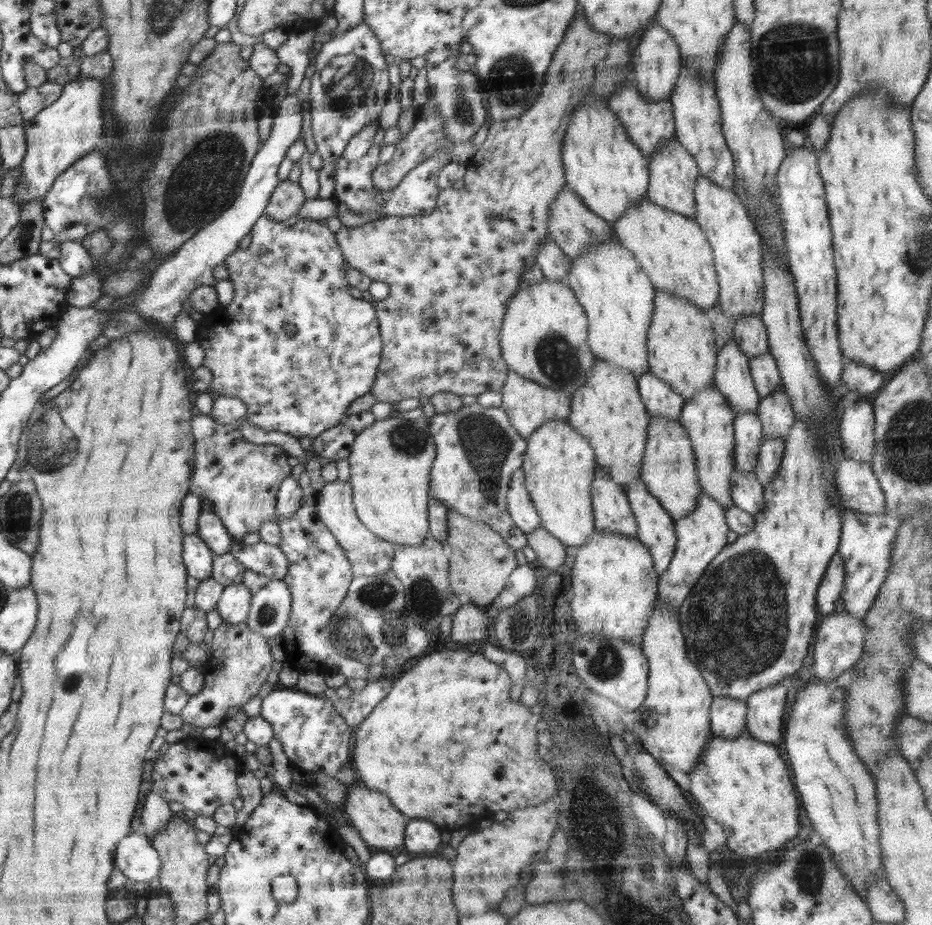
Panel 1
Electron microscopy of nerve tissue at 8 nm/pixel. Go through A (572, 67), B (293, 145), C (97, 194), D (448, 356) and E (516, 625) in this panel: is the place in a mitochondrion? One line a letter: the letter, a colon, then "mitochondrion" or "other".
A: other
B: other
C: mitochondrion
D: other
E: mitochondrion

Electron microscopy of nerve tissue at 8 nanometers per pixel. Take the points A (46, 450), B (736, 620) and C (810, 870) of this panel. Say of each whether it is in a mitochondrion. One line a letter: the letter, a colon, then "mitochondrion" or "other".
A: mitochondrion
B: mitochondrion
C: mitochondrion

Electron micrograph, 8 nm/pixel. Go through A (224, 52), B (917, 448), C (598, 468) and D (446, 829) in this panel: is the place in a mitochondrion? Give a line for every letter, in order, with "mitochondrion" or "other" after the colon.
A: other
B: mitochondrion
C: other
D: other

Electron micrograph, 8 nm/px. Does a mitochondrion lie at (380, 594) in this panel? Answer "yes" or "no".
yes

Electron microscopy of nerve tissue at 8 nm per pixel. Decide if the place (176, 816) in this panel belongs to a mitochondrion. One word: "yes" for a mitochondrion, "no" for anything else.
no

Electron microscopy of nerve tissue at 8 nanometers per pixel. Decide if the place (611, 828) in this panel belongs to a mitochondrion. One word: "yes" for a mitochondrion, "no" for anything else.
yes

